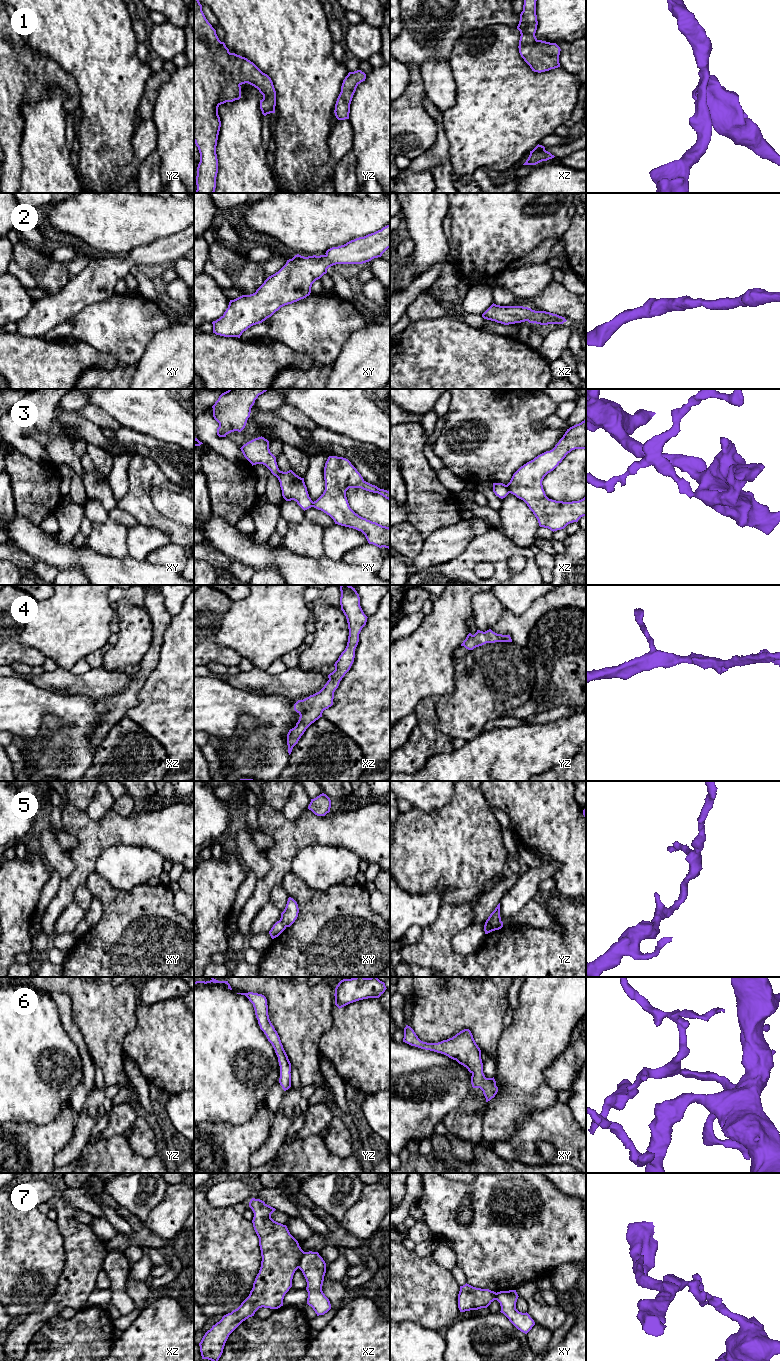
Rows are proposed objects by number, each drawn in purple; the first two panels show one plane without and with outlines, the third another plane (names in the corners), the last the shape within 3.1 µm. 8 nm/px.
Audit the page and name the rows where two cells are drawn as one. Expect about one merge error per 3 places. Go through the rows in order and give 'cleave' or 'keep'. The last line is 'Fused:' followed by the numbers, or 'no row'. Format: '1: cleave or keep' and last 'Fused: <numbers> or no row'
1: keep
2: keep
3: cleave
4: keep
5: cleave
6: keep
7: cleave
Fused: 3, 5, 7

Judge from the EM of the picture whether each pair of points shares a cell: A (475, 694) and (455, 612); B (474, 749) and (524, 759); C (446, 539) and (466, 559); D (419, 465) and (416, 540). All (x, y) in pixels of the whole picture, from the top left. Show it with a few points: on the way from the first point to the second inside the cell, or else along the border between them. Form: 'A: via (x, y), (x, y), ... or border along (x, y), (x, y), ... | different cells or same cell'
A: border along (457, 659), (454, 665), (453, 682) | different cells
B: via (486, 759), (512, 759) | same cell
C: border along (476, 536), (461, 553), (439, 563) | different cells
D: border along (407, 521), (425, 538) | different cells

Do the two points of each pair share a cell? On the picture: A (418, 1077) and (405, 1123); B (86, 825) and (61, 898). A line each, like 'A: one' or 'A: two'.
A: one
B: one

